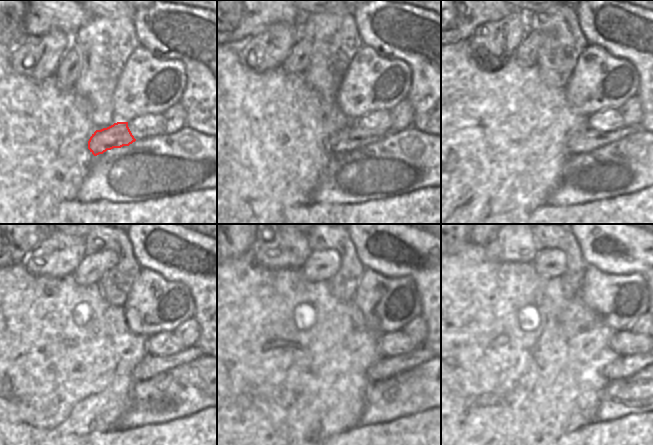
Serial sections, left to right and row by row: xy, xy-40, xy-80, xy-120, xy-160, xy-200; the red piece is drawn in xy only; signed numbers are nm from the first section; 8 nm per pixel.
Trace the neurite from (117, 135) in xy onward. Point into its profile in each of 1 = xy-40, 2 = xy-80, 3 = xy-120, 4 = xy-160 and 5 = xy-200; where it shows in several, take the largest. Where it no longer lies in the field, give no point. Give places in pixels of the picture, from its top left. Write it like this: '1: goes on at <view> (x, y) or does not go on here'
1: goes on at xy-40 (350, 138)
2: goes on at xy-80 (587, 140)
3: goes on at xy-120 (150, 366)
4: goes on at xy-160 (388, 366)
5: goes on at xy-200 (625, 366)

